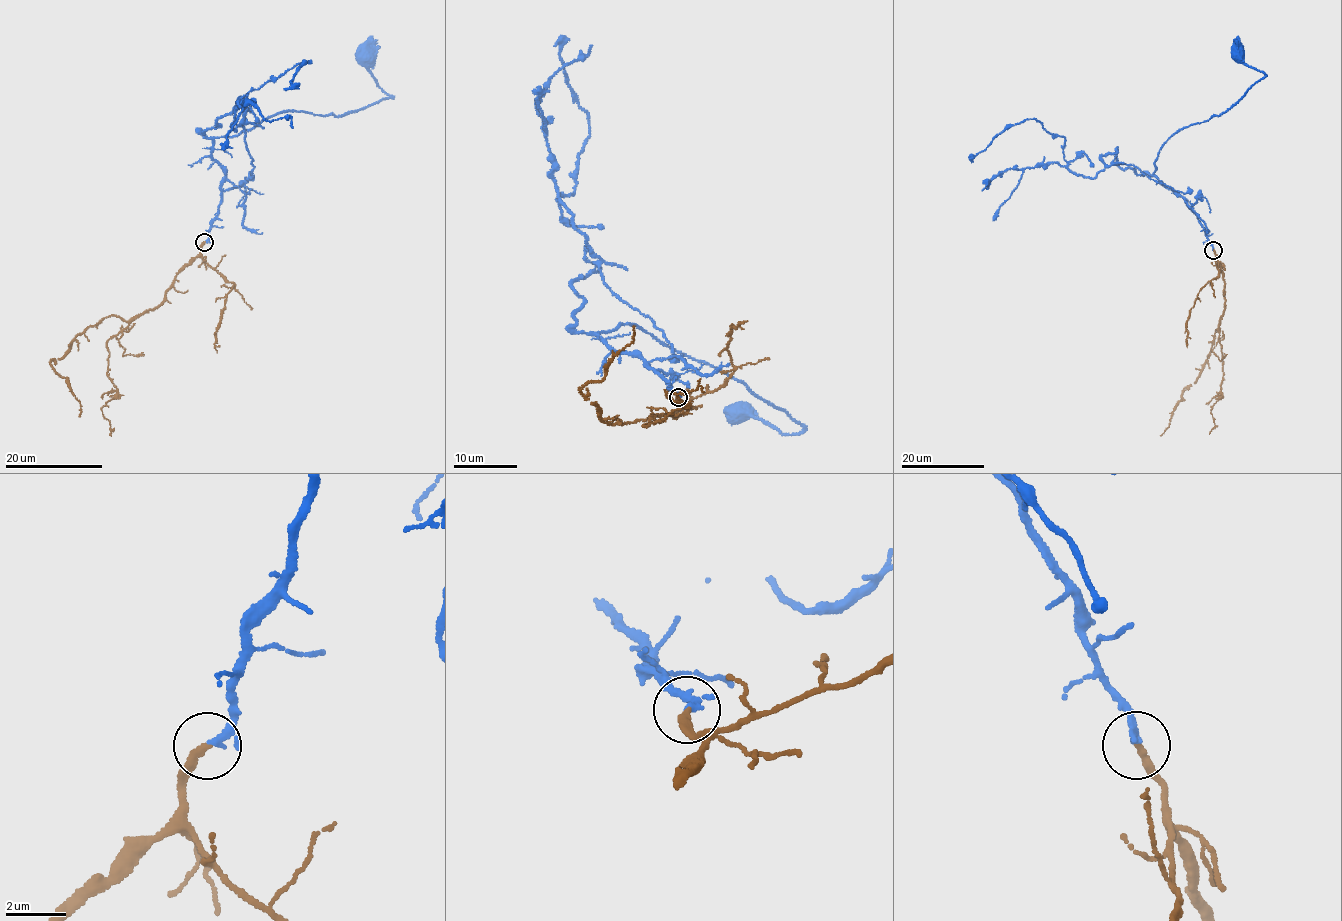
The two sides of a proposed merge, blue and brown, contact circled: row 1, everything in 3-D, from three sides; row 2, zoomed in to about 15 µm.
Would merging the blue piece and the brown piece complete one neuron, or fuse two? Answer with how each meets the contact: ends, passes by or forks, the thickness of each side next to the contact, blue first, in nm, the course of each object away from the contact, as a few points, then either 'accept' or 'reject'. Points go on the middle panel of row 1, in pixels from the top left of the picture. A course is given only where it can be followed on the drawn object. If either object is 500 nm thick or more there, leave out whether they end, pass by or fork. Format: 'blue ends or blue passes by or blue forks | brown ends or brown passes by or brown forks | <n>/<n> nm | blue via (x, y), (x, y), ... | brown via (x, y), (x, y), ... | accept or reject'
blue passes by | brown ends | 190/240 nm | blue via (678, 397), (644, 360), (597, 333), (623, 323), (639, 327), (743, 381), (803, 428), (785, 435), (742, 415) | brown via (678, 396), (674, 418), (655, 414), (610, 424), (581, 394), (580, 387), (605, 375), (634, 340), (633, 326) | accept

